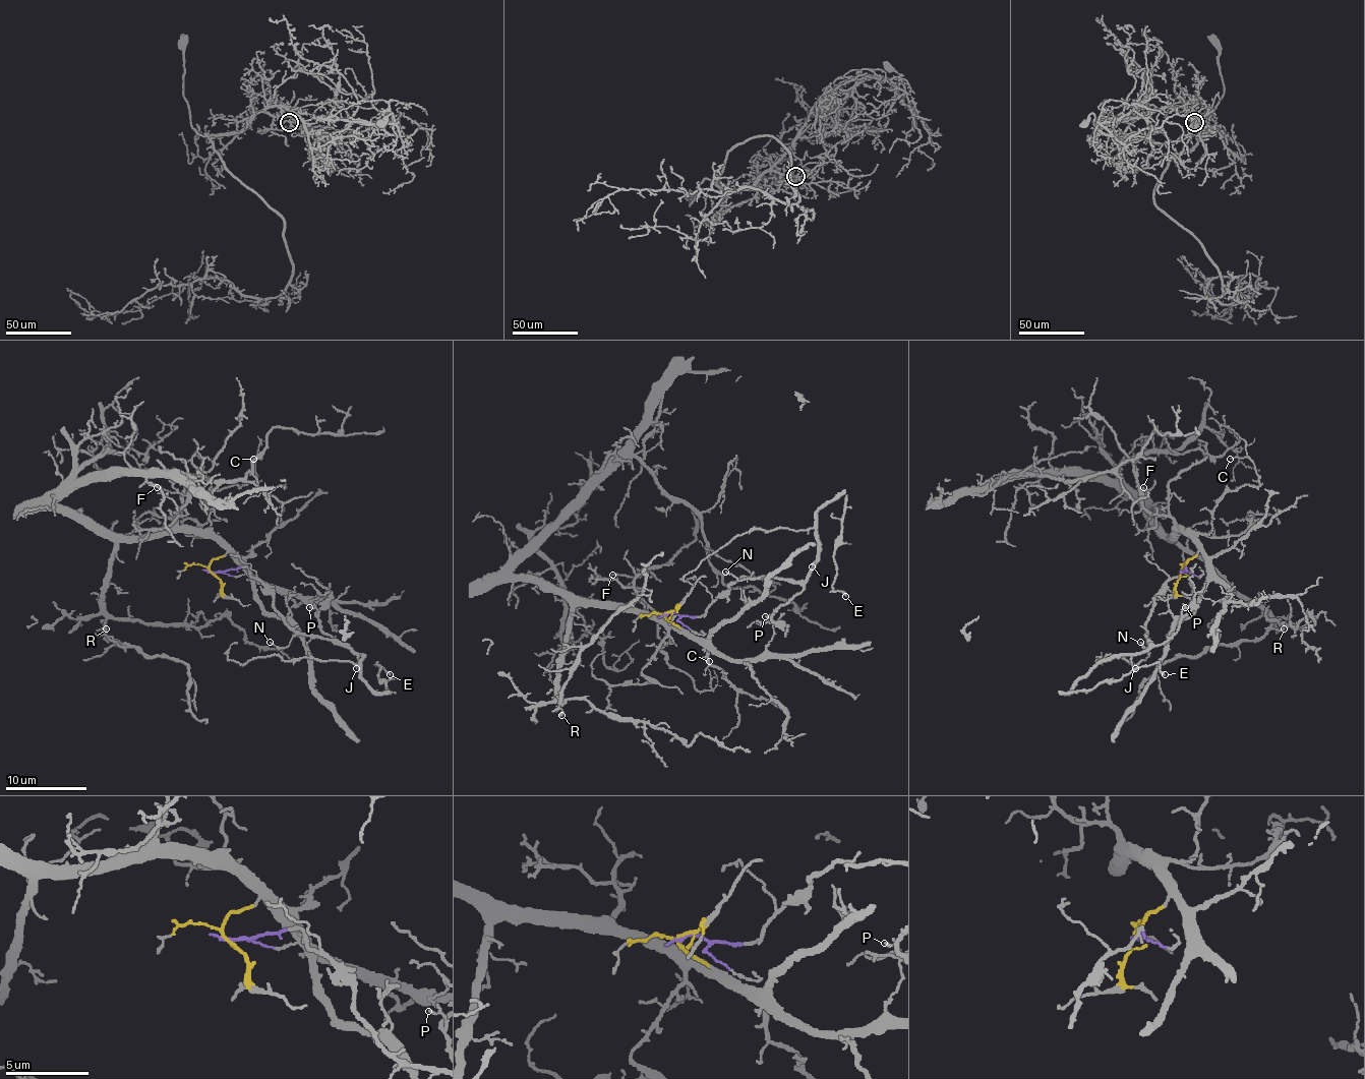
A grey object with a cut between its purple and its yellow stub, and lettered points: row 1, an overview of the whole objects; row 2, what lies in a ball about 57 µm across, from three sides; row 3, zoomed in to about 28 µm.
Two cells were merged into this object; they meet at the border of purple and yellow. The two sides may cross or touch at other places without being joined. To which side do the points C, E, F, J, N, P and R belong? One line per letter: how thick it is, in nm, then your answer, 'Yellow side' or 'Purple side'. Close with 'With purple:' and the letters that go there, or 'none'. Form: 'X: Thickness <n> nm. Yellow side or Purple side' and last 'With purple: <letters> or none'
C: Thickness 110 nm. Yellow side
E: Thickness 150 nm. Purple side
F: Thickness 140 nm. Yellow side
J: Thickness 110 nm. Purple side
N: Thickness 110 nm. Purple side
P: Thickness 150 nm. Purple side
R: Thickness 130 nm. Yellow side
With purple: E, J, N, P

